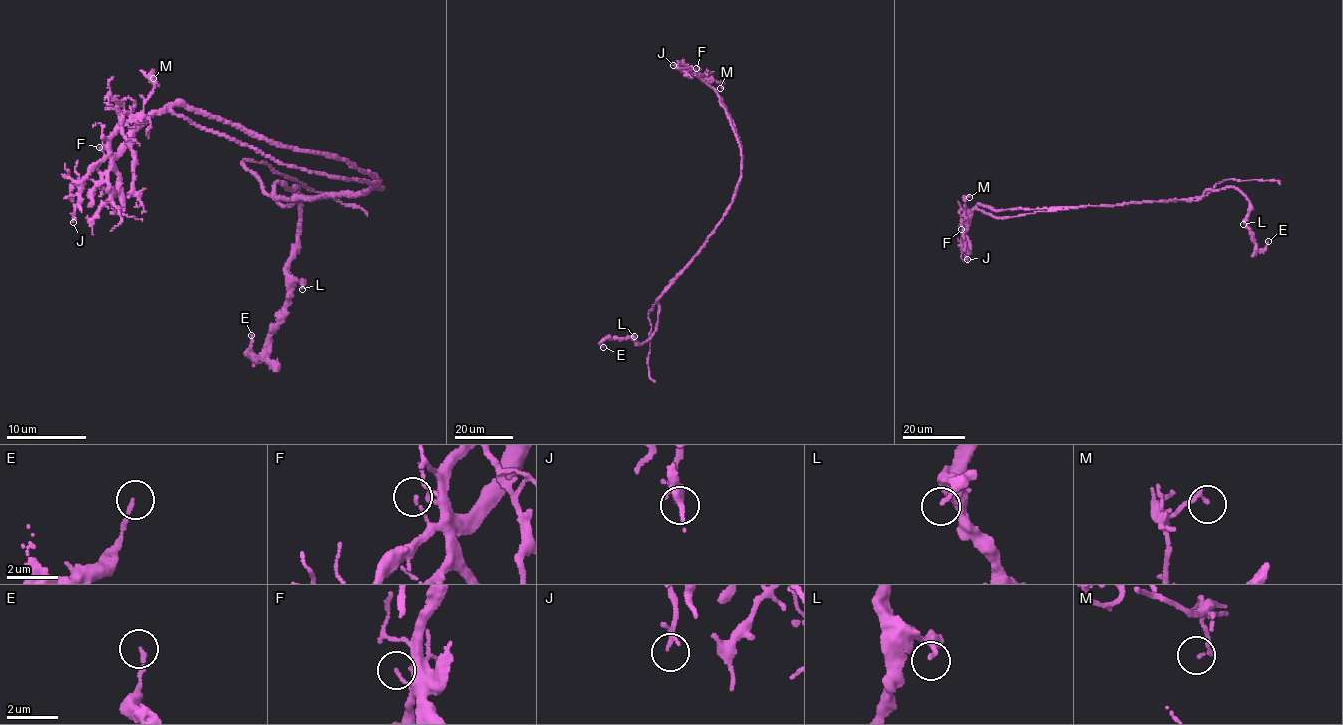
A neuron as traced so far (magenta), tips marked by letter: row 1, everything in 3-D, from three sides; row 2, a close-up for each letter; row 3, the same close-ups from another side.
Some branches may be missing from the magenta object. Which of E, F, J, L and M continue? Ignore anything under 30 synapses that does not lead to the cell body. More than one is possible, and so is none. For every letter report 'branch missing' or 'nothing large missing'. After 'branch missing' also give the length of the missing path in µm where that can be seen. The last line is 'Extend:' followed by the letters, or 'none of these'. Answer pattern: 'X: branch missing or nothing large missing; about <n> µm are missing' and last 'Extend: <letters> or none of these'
E: nothing large missing
F: nothing large missing
J: nothing large missing
L: nothing large missing
M: nothing large missing
Extend: none of these

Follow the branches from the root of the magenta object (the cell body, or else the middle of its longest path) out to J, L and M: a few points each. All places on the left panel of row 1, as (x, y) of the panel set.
J: (369, 187), (377, 179), (345, 161), (175, 105), (149, 118), (74, 186), (73, 222)
L: (369, 187), (353, 198), (277, 201), (276, 182), (300, 189), (289, 275), (302, 289)
M: (369, 187), (377, 179), (345, 161), (185, 106), (163, 109), (112, 153), (110, 134), (144, 109), (153, 78)

